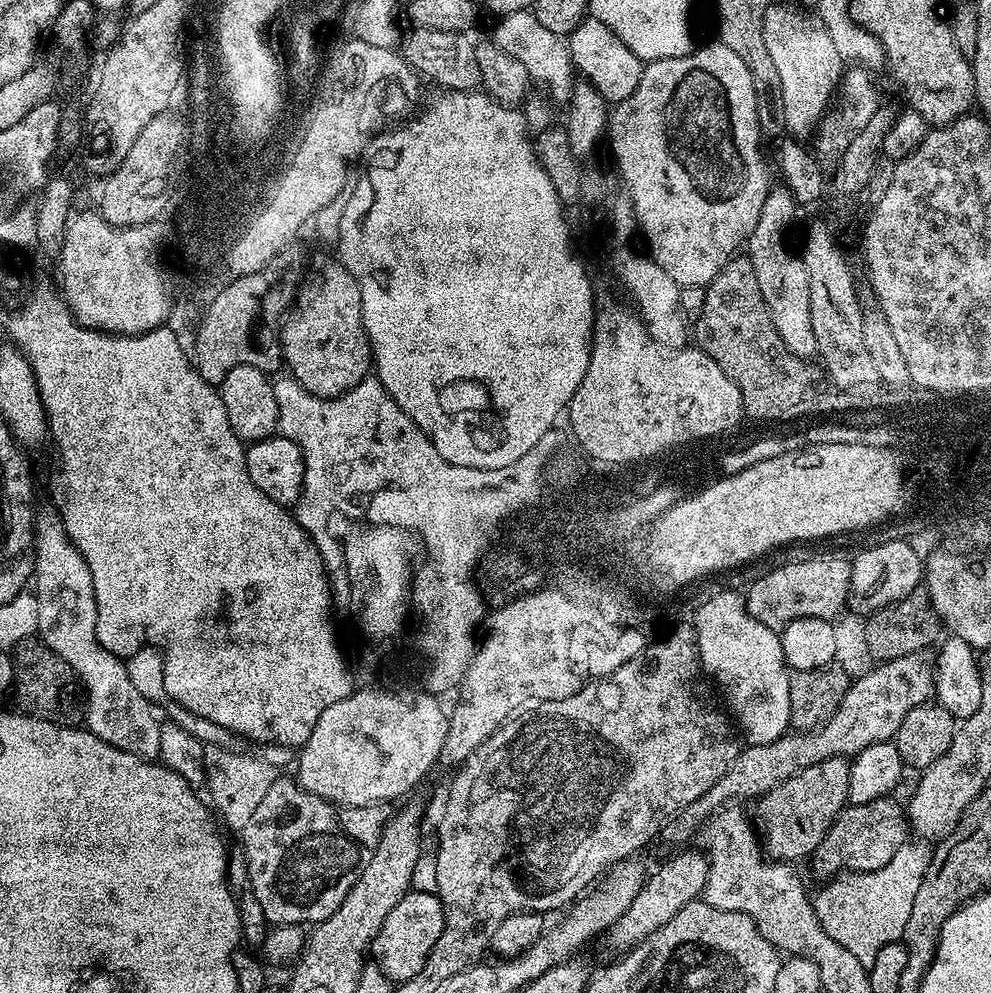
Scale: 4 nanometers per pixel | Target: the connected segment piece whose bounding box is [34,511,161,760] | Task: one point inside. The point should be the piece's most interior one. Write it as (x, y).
(115, 711)

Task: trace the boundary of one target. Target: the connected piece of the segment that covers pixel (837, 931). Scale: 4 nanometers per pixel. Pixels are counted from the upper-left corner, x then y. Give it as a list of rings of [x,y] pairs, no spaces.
[[[909,839],[898,854],[886,862],[886,866],[873,872],[841,874],[829,879],[829,884],[817,896],[815,893],[811,897],[826,934],[830,934],[838,946],[846,946],[846,950],[850,950],[864,968],[871,966],[874,954],[878,954],[882,946],[895,944],[903,937],[914,898],[918,895],[918,886],[922,886],[933,851],[933,845],[927,839]]]

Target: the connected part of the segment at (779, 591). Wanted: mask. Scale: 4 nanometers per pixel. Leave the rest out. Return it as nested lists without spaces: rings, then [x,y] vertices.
[[[832,556],[829,560],[796,560],[793,564],[784,564],[781,568],[772,568],[765,576],[760,576],[746,591],[748,610],[763,626],[781,633],[784,627],[798,618],[822,618],[832,620],[840,611],[845,611],[851,590],[852,565],[847,559],[839,560]]]

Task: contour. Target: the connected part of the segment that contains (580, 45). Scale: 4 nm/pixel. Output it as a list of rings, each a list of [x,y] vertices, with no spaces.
[[[589,15],[575,28],[571,36],[567,37],[566,43],[568,52],[572,56],[573,69],[592,84],[594,90],[598,90],[598,94],[602,94],[602,98],[608,101],[609,105],[621,104],[623,100],[630,98],[630,94],[634,94],[634,90],[638,90],[638,82],[642,82],[645,61],[640,60],[638,54],[634,54],[634,50],[630,50],[626,42],[622,42],[622,38],[618,38],[618,34],[614,34],[614,30],[606,26],[606,22],[602,22],[594,15]]]

